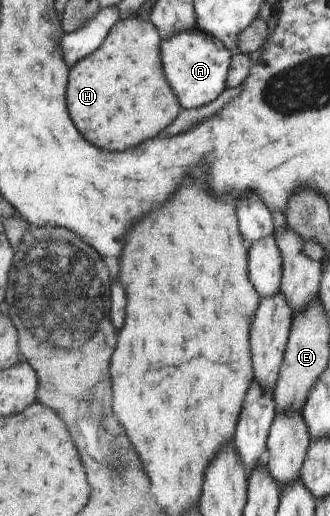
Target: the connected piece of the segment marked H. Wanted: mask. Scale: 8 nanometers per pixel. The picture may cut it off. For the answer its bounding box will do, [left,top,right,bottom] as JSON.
[67,16,181,151]

